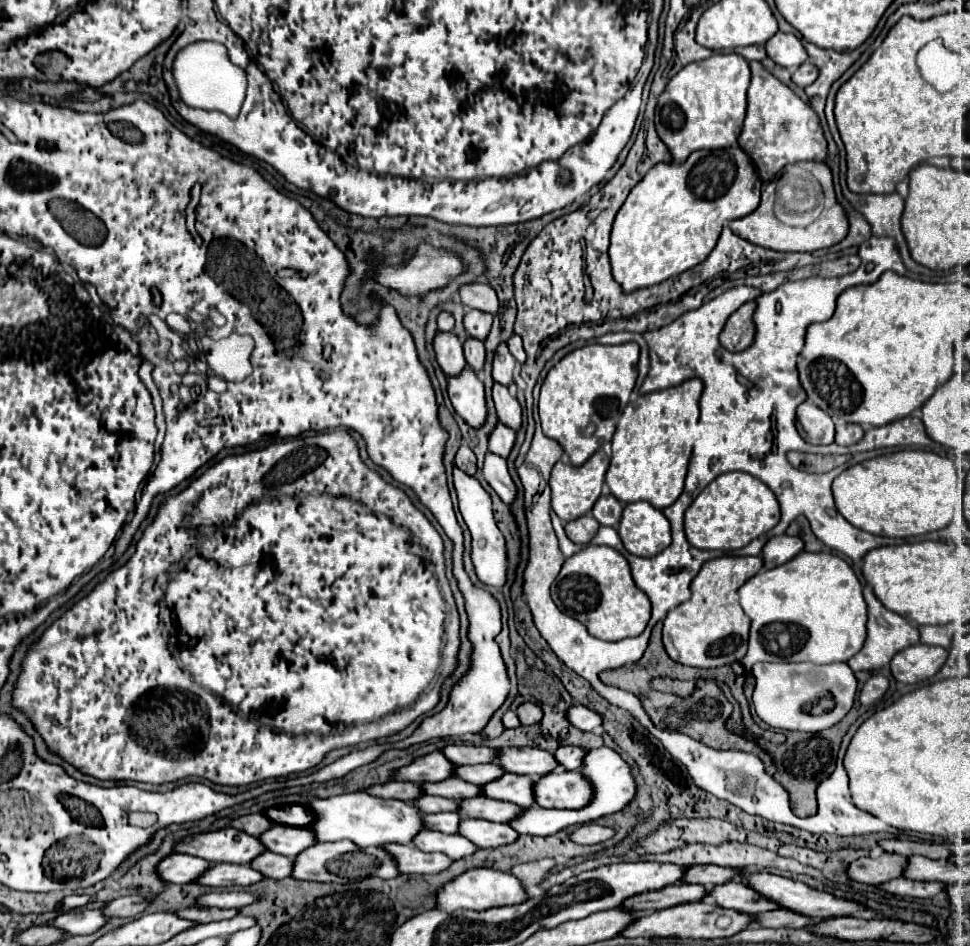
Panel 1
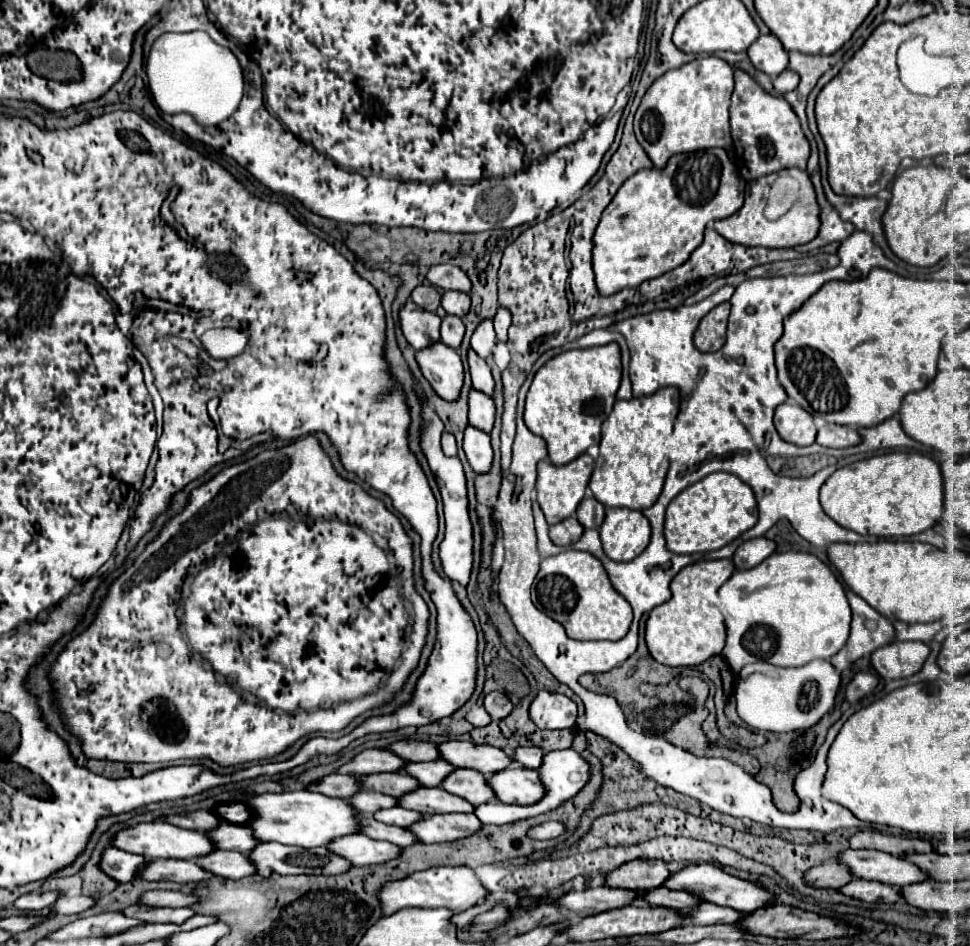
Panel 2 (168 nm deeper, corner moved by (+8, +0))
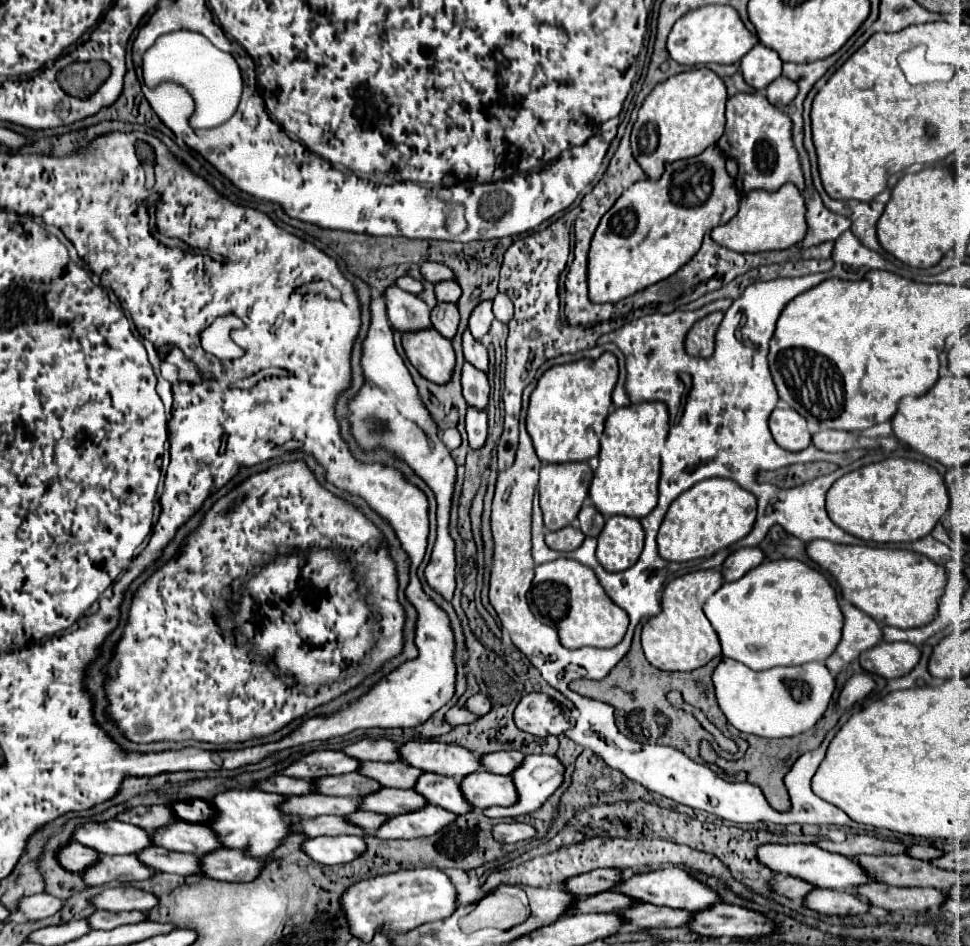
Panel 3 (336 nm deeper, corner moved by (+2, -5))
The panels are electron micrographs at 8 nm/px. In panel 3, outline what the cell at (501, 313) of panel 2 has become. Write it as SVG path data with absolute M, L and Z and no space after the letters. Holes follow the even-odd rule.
M497 293L493 299L493 313L501 323L509 323L507 319L511 319L511 315L513 315L511 299L507 299L507 295L503 295L503 293Z

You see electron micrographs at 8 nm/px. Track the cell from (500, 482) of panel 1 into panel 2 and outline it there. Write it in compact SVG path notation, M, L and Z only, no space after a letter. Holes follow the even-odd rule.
M467 426L463 450L467 454L467 460L475 474L487 474L493 466L493 448L489 442L489 436L473 426Z

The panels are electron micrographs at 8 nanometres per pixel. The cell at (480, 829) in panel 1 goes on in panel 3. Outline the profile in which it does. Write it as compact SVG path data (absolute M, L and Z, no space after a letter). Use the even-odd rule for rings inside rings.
M421 807L419 811L403 813L387 817L387 823L375 831L375 837L379 839L415 839L415 837L427 837L437 831L441 831L445 825L455 821L455 813L445 811L441 807ZM381 835L411 835L411 837L381 837Z

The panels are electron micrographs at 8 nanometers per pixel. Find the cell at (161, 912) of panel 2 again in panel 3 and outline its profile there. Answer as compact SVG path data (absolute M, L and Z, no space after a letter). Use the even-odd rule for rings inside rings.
M95 911L93 915L87 917L87 925L91 929L115 929L119 925L125 923L137 923L137 921L145 921L143 913L107 913L107 911Z

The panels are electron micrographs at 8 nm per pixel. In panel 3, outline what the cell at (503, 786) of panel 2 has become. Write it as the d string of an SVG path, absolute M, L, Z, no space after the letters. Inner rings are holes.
M475 771L465 775L459 783L463 797L473 809L487 809L491 805L513 805L517 801L517 791L509 775L495 775L489 771Z

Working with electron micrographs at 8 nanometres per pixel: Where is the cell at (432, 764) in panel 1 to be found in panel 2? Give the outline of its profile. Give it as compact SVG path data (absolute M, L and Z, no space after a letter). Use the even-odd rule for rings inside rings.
M365 750L355 756L349 764L341 766L339 774L353 774L353 776L369 776L381 772L401 772L409 762L397 758L391 750Z

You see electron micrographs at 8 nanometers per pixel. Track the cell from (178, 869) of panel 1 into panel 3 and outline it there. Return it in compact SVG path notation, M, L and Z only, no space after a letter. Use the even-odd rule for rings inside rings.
M69 843L57 851L57 863L71 873L79 873L79 871L87 869L89 865L93 865L97 861L97 857L99 857L97 851L83 847L79 843Z

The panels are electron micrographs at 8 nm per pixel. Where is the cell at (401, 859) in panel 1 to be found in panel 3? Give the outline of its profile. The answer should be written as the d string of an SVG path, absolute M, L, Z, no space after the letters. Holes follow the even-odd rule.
M335 835L335 837L313 837L301 843L301 851L317 863L337 865L349 863L365 851L365 841L355 835Z

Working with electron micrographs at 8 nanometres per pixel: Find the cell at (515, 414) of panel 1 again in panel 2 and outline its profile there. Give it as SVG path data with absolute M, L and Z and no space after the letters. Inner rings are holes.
M469 350L469 372L471 372L471 380L473 380L473 388L481 390L483 394L493 396L495 390L495 380L491 376L491 368L485 364L485 360L481 360L473 350Z

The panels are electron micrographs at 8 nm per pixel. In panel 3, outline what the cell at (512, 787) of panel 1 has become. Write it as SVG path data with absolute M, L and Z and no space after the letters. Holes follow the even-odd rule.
M423 773L423 775L419 775L413 789L415 789L415 793L423 795L427 799L427 803L431 803L435 807L443 807L457 815L471 811L471 805L461 795L457 779L447 779L443 775L435 775L435 773Z

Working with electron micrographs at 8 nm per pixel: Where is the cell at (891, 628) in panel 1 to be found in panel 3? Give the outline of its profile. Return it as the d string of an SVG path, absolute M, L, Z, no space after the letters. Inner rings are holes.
M839 599L839 607L843 611L843 635L839 647L825 661L831 675L837 675L863 651L875 647L883 637L881 625L863 611L857 611L857 607L853 607L849 601Z

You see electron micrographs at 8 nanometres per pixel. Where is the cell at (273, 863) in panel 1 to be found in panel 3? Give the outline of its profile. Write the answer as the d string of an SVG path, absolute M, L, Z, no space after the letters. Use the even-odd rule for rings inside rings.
M147 847L147 851L139 851L139 861L147 863L147 867L161 873L177 873L177 875L199 875L199 859L191 853L167 851L163 847Z

